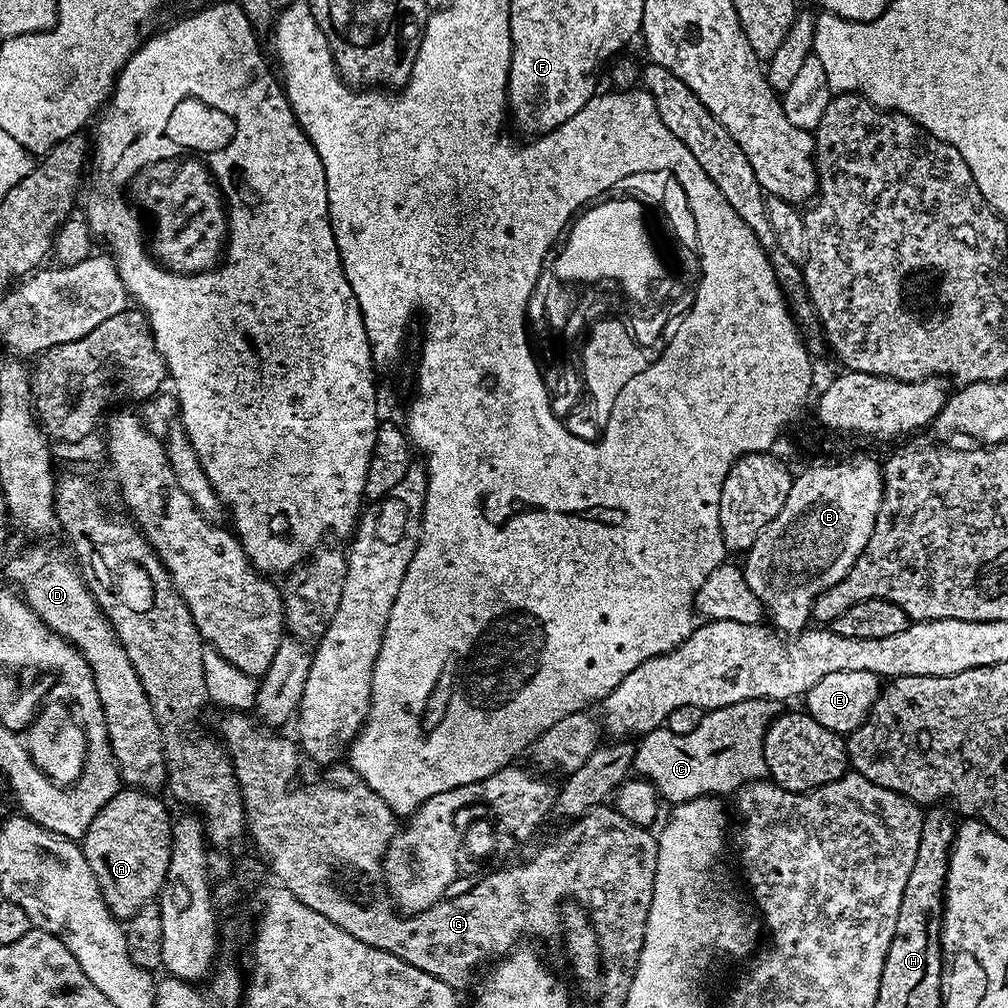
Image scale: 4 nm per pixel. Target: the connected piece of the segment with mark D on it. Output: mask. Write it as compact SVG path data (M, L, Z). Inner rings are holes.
M36 548L33 552L14 557L8 564L8 576L12 580L24 580L22 597L25 603L37 612L38 618L52 631L75 644L89 663L105 712L112 753L120 767L121 781L132 789L163 789L168 778L168 766L164 759L164 739L158 718L154 718L150 698L146 698L146 690L142 690L142 682L120 639L116 637L112 623L108 621L83 575L73 565L72 568L66 561L51 556L46 549Z

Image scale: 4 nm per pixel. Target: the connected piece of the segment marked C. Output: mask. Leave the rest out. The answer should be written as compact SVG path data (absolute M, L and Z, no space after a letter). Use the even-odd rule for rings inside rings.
M744 699L742 702L731 703L730 706L709 709L694 731L678 735L667 726L655 728L639 737L635 756L632 759L637 777L647 778L656 787L659 799L675 806L688 800L697 800L700 796L729 792L735 794L744 787L746 782L760 782L768 776L765 760L765 732L778 714L775 701L762 699Z

